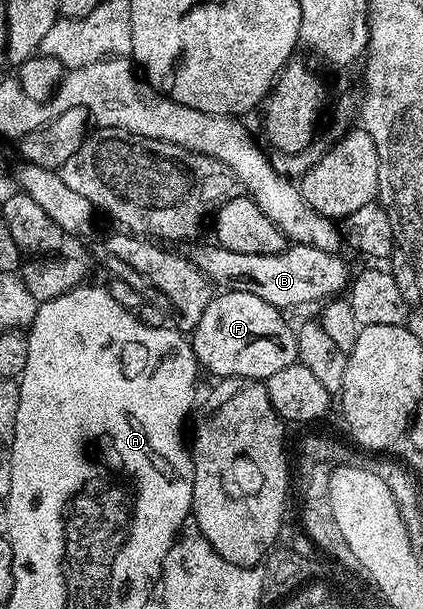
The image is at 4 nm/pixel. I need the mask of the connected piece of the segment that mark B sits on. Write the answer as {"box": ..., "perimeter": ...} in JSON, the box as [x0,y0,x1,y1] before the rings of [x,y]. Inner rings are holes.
{"box":[190,242,350,310],"perimeter":[[[215,242],[199,244],[197,243],[195,245],[197,248],[190,252],[190,259],[217,289],[249,291],[255,297],[262,298],[263,301],[281,310],[296,308],[299,304],[312,304],[315,300],[327,301],[329,298],[343,293],[350,284],[350,271],[348,272],[347,266],[344,265],[343,255],[318,250],[316,246],[309,244],[292,244],[286,246],[278,254],[234,254],[234,250],[221,248]]]}

